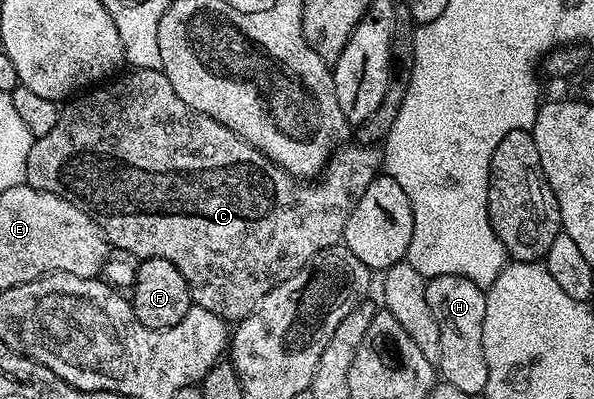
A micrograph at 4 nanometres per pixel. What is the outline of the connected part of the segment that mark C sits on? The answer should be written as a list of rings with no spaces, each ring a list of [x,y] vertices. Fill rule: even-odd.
[[[132,68],[127,72],[129,74],[121,73],[119,76],[113,77],[107,84],[97,85],[95,88],[81,93],[79,97],[69,101],[61,109],[60,119],[58,124],[54,124],[53,130],[46,132],[46,136],[33,141],[30,156],[26,156],[24,182],[33,186],[35,190],[50,192],[54,196],[64,198],[82,212],[89,214],[94,220],[94,224],[98,224],[98,228],[107,238],[109,247],[130,252],[137,260],[146,258],[170,260],[170,264],[174,264],[174,268],[178,268],[178,272],[182,272],[195,305],[206,308],[206,312],[214,312],[220,318],[235,324],[240,319],[250,316],[250,312],[254,312],[254,308],[275,286],[290,280],[290,276],[294,276],[294,272],[301,270],[315,254],[337,245],[343,239],[346,220],[350,220],[350,212],[354,212],[354,204],[358,204],[358,200],[362,200],[362,192],[366,192],[366,188],[370,188],[370,184],[381,173],[381,151],[374,146],[345,144],[336,151],[333,157],[328,159],[328,165],[324,167],[319,177],[315,180],[301,181],[301,179],[287,174],[281,166],[277,166],[262,151],[254,149],[249,142],[242,140],[234,132],[230,132],[230,128],[218,124],[218,120],[197,110],[192,110],[190,104],[186,104],[186,100],[182,100],[182,96],[178,96],[178,92],[174,92],[174,84],[170,84],[170,80],[166,80],[163,70]]]

